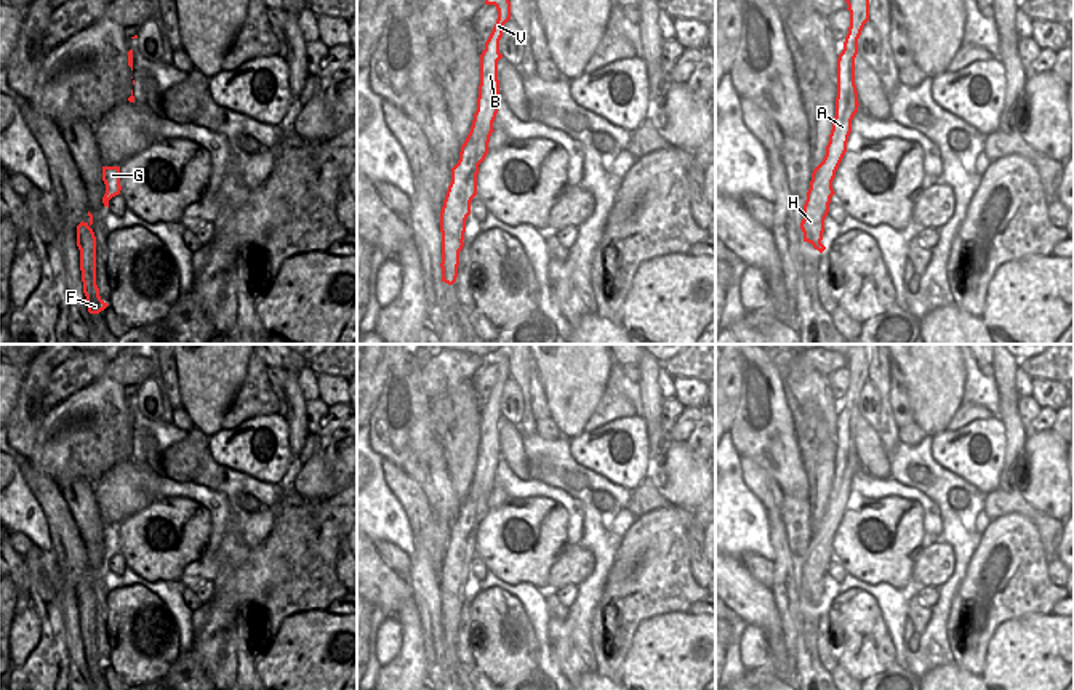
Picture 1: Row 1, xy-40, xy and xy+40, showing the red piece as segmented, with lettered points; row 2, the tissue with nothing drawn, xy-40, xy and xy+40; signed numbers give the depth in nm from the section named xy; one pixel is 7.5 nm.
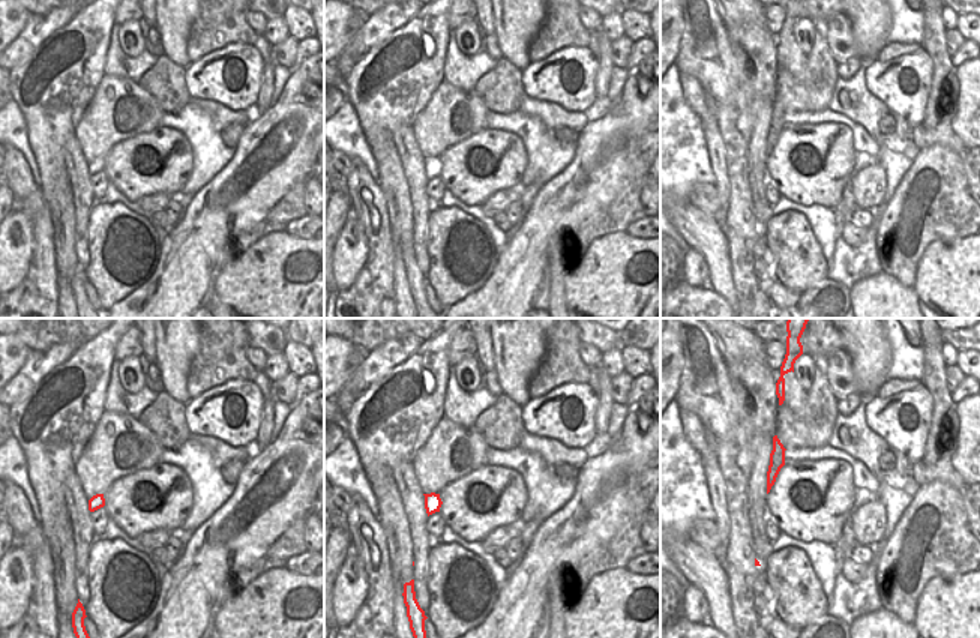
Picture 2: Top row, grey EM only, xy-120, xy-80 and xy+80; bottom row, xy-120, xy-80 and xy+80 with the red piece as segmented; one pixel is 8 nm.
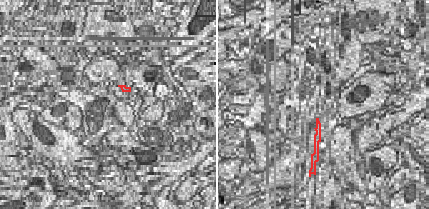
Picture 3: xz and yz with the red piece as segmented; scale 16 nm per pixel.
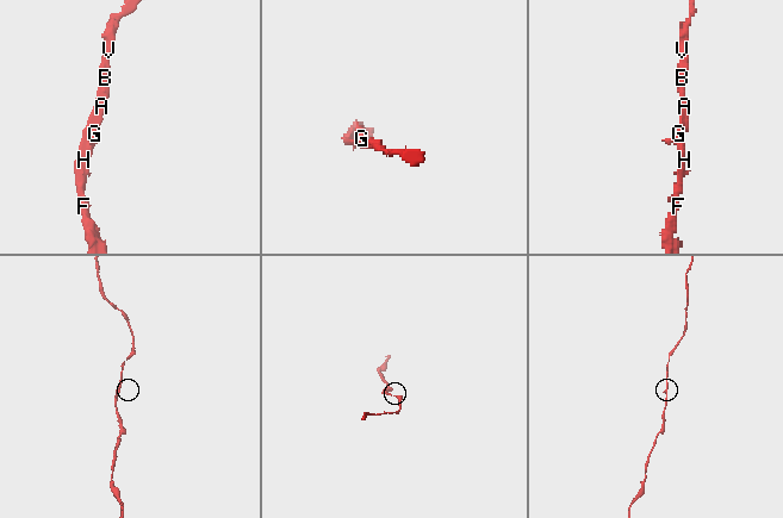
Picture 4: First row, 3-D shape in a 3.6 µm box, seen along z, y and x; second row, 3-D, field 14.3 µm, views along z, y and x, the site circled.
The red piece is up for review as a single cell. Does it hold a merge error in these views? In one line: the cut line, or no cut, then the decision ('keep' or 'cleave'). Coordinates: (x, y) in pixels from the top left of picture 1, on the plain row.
no cut; keep

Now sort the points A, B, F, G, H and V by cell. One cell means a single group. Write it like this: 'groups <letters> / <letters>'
groups A B F G H V

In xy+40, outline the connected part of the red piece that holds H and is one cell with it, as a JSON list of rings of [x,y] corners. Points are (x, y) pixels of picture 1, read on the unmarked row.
[[[852,344],[845,360],[850,370],[850,386],[844,408],[837,418],[836,475],[832,479],[826,514],[812,532],[810,548],[803,564],[803,578],[800,581],[803,600],[812,602],[820,612],[826,608],[821,599],[831,556],[836,552],[832,540],[847,511],[852,479],[860,464],[855,443],[855,416],[858,413],[858,397],[864,383],[869,379],[869,344]]]

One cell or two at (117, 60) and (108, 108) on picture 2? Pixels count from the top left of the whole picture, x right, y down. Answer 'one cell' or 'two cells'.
two cells

